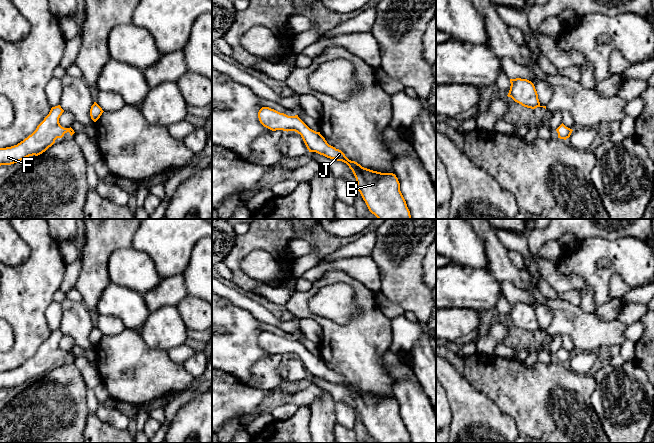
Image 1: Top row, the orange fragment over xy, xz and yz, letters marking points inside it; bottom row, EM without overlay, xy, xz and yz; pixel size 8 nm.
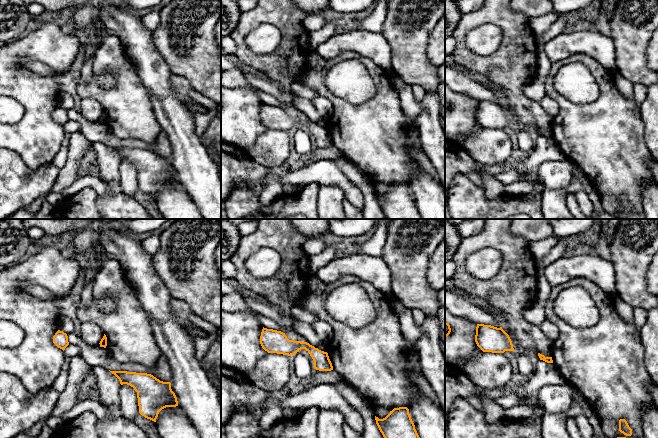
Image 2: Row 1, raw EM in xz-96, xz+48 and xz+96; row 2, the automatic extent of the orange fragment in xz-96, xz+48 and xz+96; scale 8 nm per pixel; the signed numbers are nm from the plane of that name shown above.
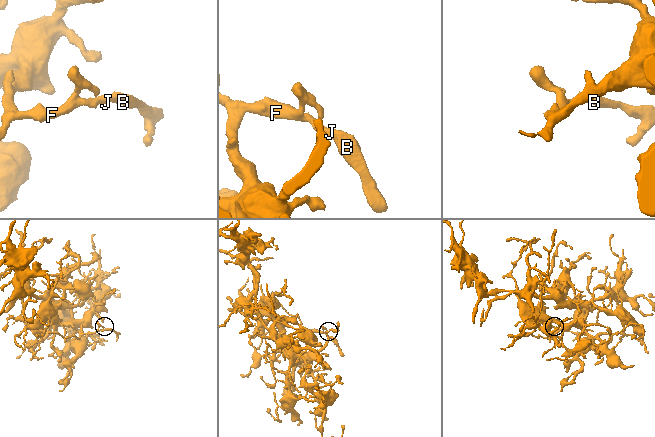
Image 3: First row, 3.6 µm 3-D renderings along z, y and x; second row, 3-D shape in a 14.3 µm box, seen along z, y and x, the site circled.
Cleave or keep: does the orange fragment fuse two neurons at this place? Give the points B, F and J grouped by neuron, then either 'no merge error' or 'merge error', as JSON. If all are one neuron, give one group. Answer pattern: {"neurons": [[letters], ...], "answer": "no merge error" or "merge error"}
{"neurons": [["B", "J"], ["F"]], "answer": "merge error"}

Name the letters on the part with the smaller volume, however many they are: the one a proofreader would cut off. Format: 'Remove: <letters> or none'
Remove: B, J

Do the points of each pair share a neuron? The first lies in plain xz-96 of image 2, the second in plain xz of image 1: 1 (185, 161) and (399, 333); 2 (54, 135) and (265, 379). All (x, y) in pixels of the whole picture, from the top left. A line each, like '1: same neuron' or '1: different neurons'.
1: different neurons
2: different neurons

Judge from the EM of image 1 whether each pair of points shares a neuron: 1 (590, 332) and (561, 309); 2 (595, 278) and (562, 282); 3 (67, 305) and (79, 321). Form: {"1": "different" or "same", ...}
{"1": "same", "2": "different", "3": "same"}

